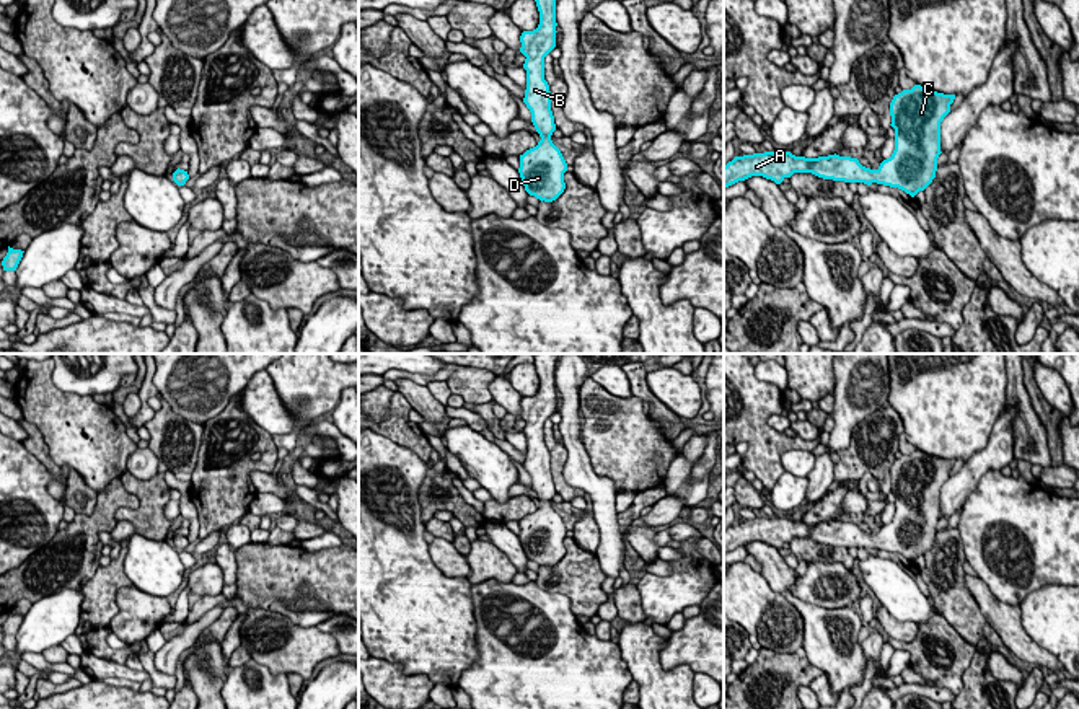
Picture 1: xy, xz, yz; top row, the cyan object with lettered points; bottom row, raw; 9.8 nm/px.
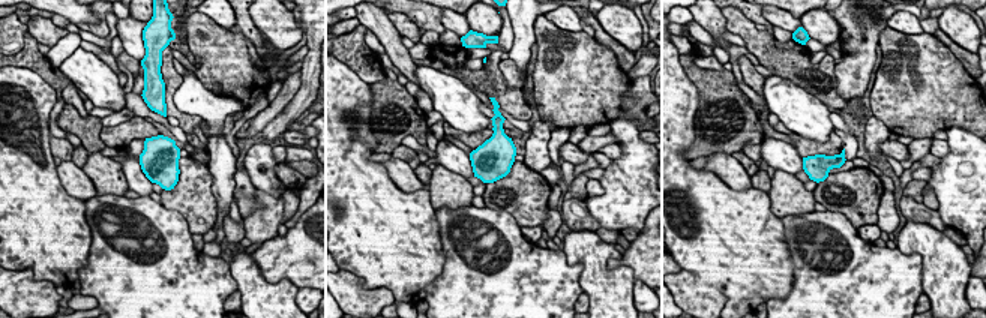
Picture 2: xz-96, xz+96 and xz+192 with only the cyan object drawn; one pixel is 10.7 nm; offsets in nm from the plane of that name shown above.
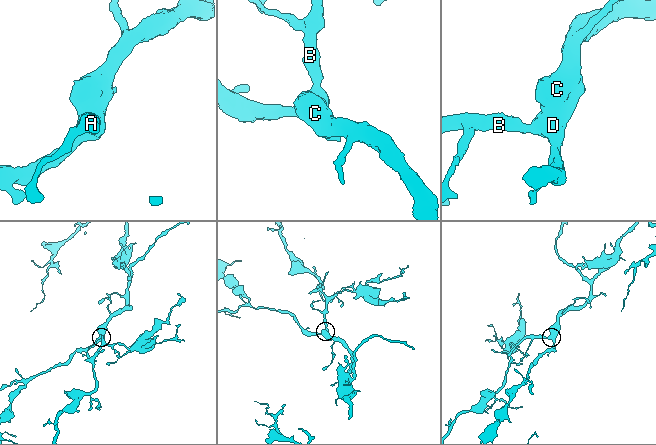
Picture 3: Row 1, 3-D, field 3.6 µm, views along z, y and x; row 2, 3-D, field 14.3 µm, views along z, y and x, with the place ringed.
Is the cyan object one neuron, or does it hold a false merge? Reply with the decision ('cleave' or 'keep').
keep

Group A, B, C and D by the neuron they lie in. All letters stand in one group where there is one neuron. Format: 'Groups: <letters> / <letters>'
Groups: A B C D

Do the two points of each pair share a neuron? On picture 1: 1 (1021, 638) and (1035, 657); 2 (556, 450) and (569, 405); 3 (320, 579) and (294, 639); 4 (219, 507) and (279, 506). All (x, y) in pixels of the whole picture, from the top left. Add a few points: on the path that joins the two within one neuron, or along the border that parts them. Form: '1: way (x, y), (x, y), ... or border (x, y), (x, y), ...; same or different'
1: way (1021, 642), (1030, 652); same
2: border (561, 442), (566, 450), (563, 471), (566, 480); different
3: border (264, 608), (279, 612), (297, 625), (315, 628); different
4: border (258, 493), (248, 510); different

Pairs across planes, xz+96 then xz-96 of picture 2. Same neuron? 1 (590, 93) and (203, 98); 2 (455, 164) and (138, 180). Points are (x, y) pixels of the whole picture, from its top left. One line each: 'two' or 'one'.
1: two
2: one

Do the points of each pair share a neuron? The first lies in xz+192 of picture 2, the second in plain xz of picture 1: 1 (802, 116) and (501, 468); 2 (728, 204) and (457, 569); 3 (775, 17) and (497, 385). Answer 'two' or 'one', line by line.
1: one
2: two
3: one

